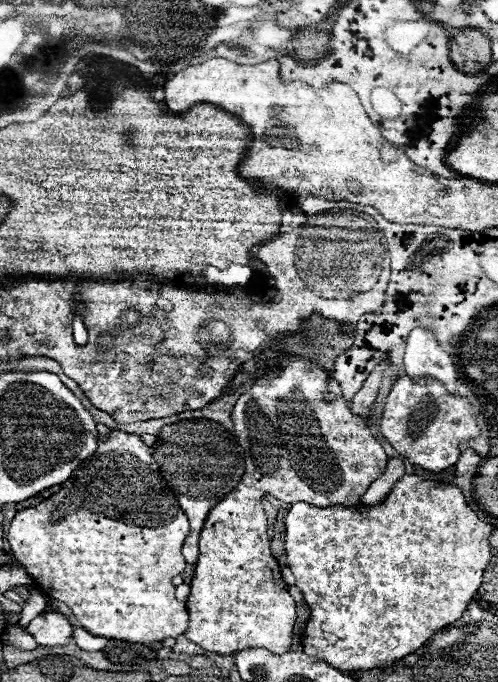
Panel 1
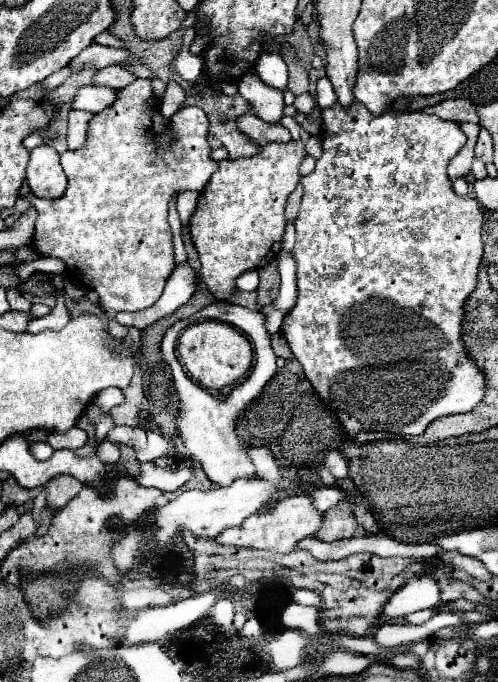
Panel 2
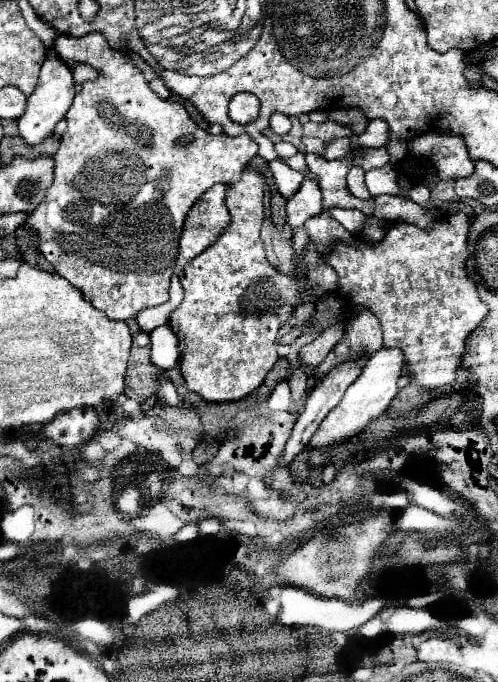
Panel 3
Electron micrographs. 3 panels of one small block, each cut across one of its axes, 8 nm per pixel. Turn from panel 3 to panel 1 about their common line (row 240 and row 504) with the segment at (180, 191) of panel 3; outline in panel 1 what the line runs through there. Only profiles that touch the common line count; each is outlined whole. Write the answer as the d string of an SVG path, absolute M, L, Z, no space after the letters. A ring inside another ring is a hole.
M112 430L108 434L106 440L98 442L98 448L92 456L88 456L74 472L72 476L62 484L62 488L52 494L48 500L40 502L34 508L24 508L22 512L18 512L10 524L7 539L12 550L12 556L26 568L26 572L36 578L36 584L50 596L56 598L64 604L68 604L74 612L74 616L78 618L78 622L94 636L104 636L104 638L114 638L114 640L126 640L126 642L138 642L138 644L150 644L150 642L160 642L168 636L176 638L180 636L186 626L188 626L188 612L184 602L178 602L174 598L174 584L172 578L182 574L186 568L186 560L182 556L182 544L186 540L186 536L190 534L190 526L188 520L182 512L182 508L176 502L176 496L172 494L172 490L168 488L168 484L162 480L160 476L160 468L150 452L150 448L142 442L142 438L138 434L130 434L130 432L122 432L122 430Z

